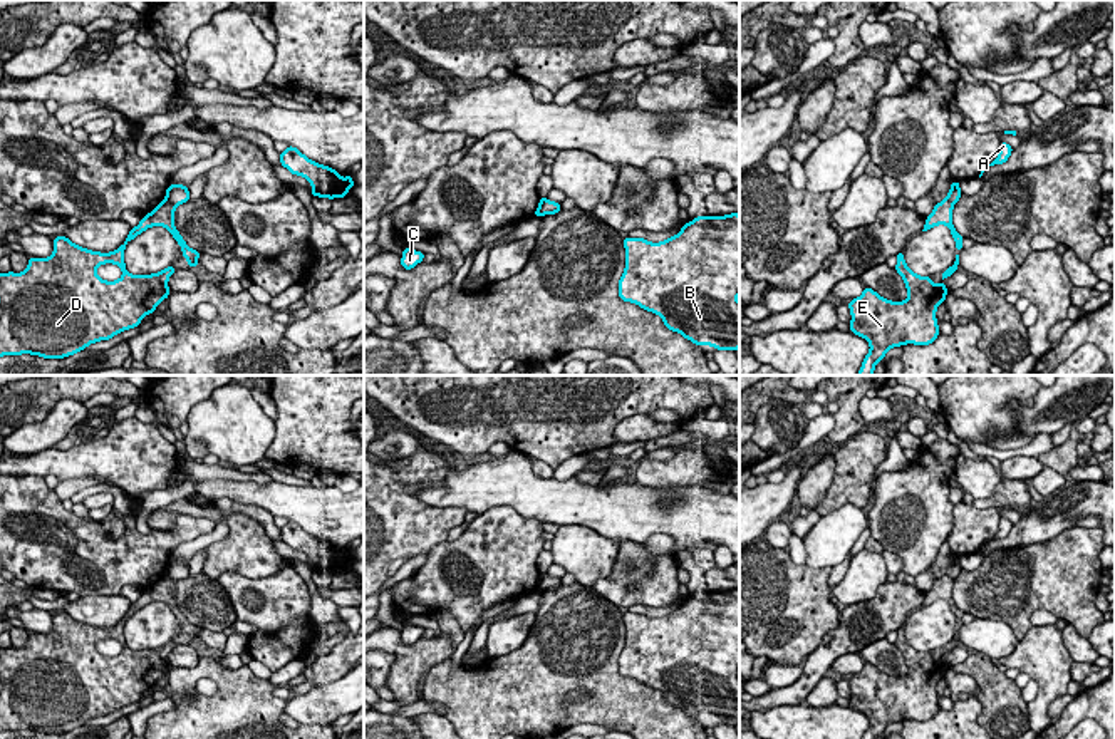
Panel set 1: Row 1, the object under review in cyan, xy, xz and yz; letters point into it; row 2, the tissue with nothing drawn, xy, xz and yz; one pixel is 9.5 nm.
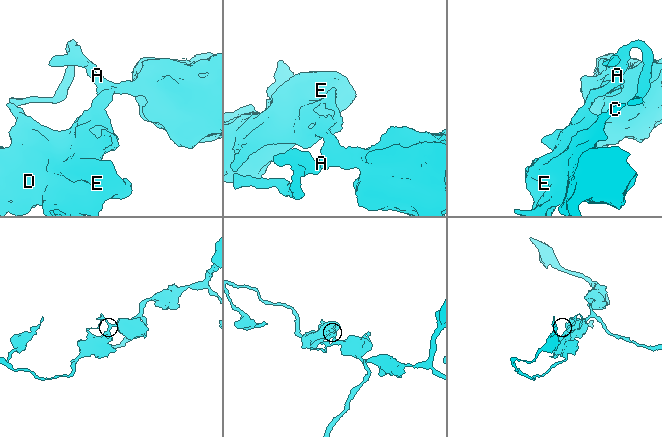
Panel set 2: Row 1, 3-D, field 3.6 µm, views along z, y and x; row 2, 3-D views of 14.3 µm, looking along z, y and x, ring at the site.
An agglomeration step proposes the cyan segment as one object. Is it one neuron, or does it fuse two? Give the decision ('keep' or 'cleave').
cleave

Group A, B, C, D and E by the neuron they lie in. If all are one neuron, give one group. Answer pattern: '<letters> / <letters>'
A B / C D E

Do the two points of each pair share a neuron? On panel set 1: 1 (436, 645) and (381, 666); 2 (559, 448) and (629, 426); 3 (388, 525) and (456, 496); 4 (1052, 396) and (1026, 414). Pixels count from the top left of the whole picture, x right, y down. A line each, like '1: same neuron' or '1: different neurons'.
1: different neurons
2: different neurons
3: different neurons
4: same neuron

